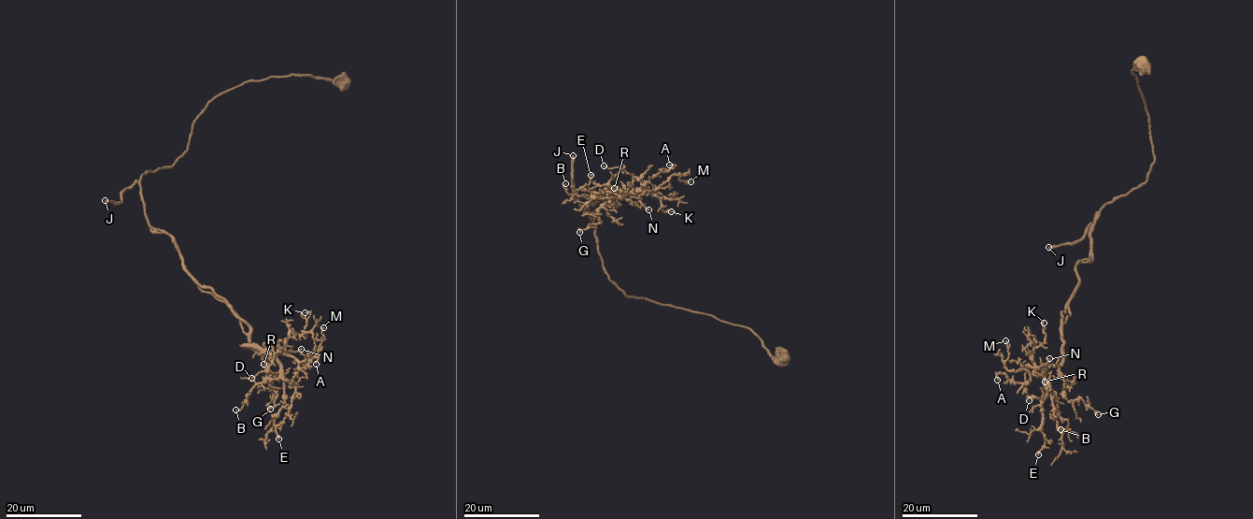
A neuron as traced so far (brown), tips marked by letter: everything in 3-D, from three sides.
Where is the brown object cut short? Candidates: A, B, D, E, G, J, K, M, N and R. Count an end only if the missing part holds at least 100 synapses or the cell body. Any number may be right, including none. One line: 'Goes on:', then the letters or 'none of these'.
Goes on: J

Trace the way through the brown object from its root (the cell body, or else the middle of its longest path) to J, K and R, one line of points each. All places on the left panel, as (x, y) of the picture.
J: (341, 81), (272, 77), (221, 93), (194, 122), (188, 149), (171, 166), (142, 173), (120, 203), (105, 200)
K: (341, 81), (221, 93), (184, 154), (139, 182), (148, 223), (239, 319), (245, 347), (282, 352), (305, 312)
R: (341, 81), (272, 77), (221, 93), (184, 154), (141, 175), (148, 223), (224, 301), (263, 364)

